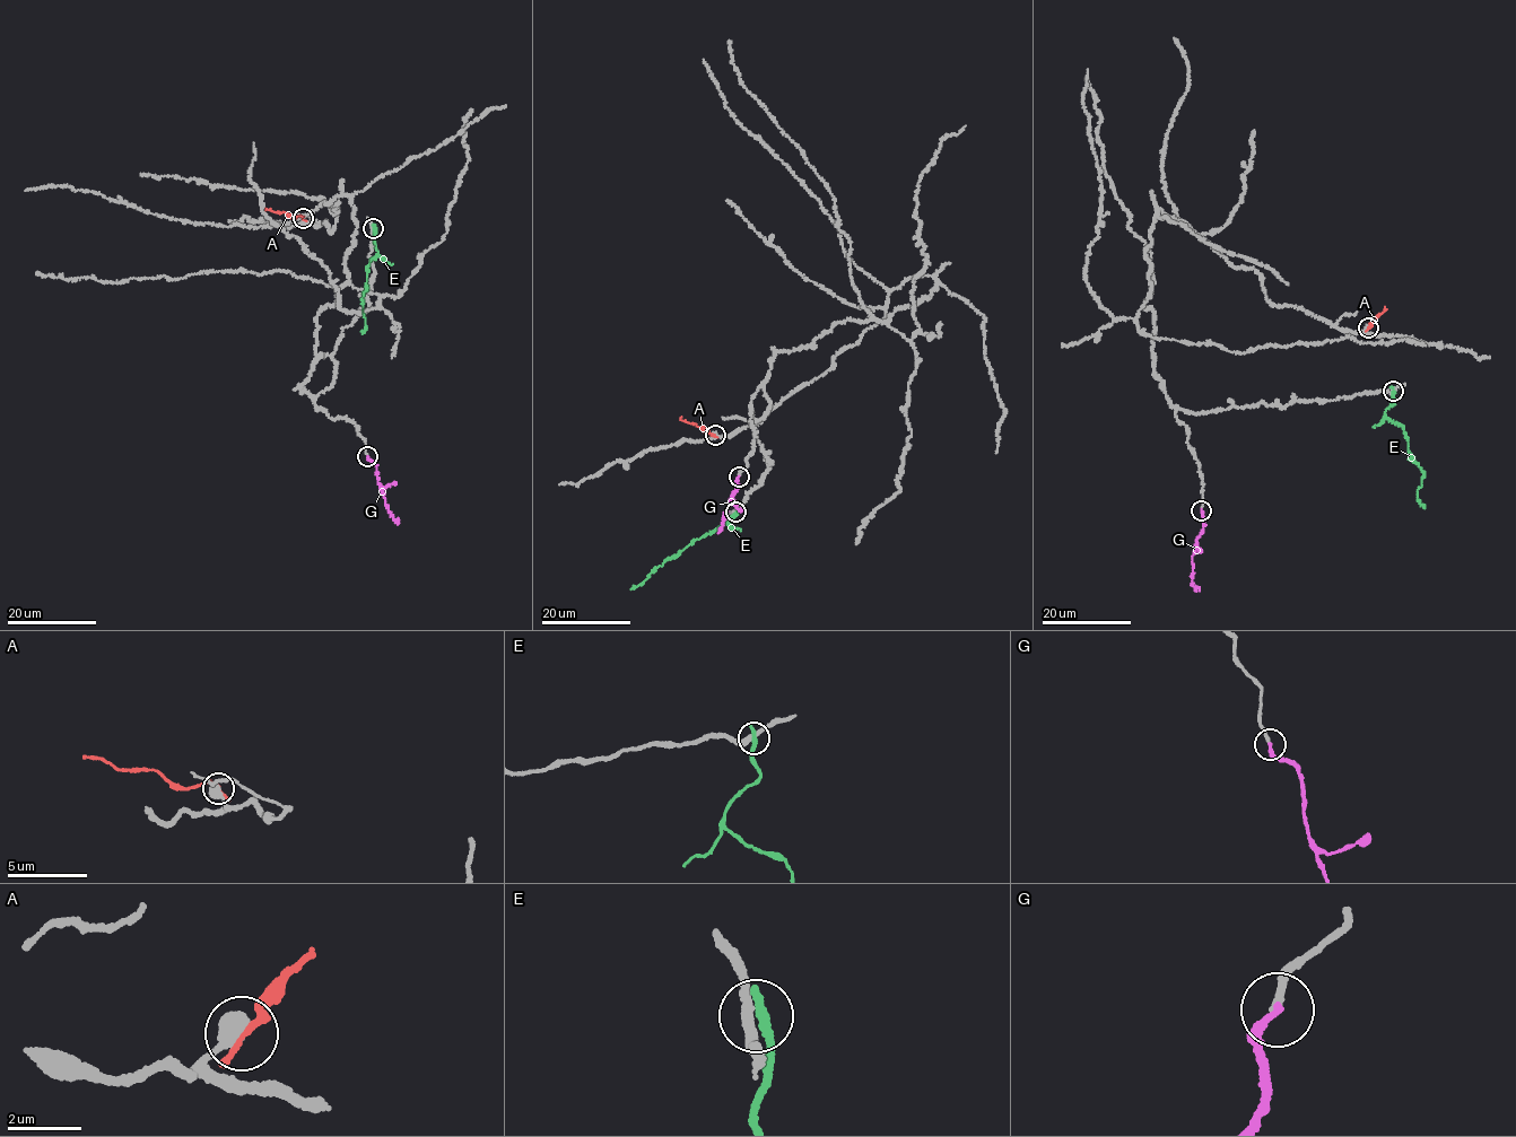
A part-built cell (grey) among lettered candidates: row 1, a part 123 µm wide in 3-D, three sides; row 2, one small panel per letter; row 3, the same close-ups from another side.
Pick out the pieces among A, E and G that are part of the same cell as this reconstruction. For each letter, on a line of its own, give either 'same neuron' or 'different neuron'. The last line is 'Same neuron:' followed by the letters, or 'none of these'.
A: different neuron
E: different neuron
G: same neuron
Same neuron: G

